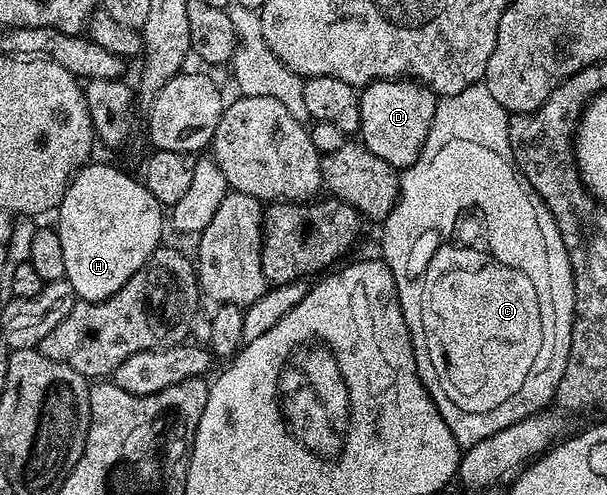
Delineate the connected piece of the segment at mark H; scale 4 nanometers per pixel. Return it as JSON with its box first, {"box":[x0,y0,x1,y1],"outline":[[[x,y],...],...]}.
{"box":[56,160,164,302],"outline":[[[97,160],[82,167],[67,186],[62,203],[56,211],[58,223],[56,229],[60,236],[60,249],[64,252],[65,279],[72,284],[75,295],[83,302],[103,302],[110,298],[132,275],[145,266],[154,257],[162,238],[162,222],[164,226],[164,207],[161,202],[148,192],[143,181],[135,180],[114,166],[105,166]]]}

